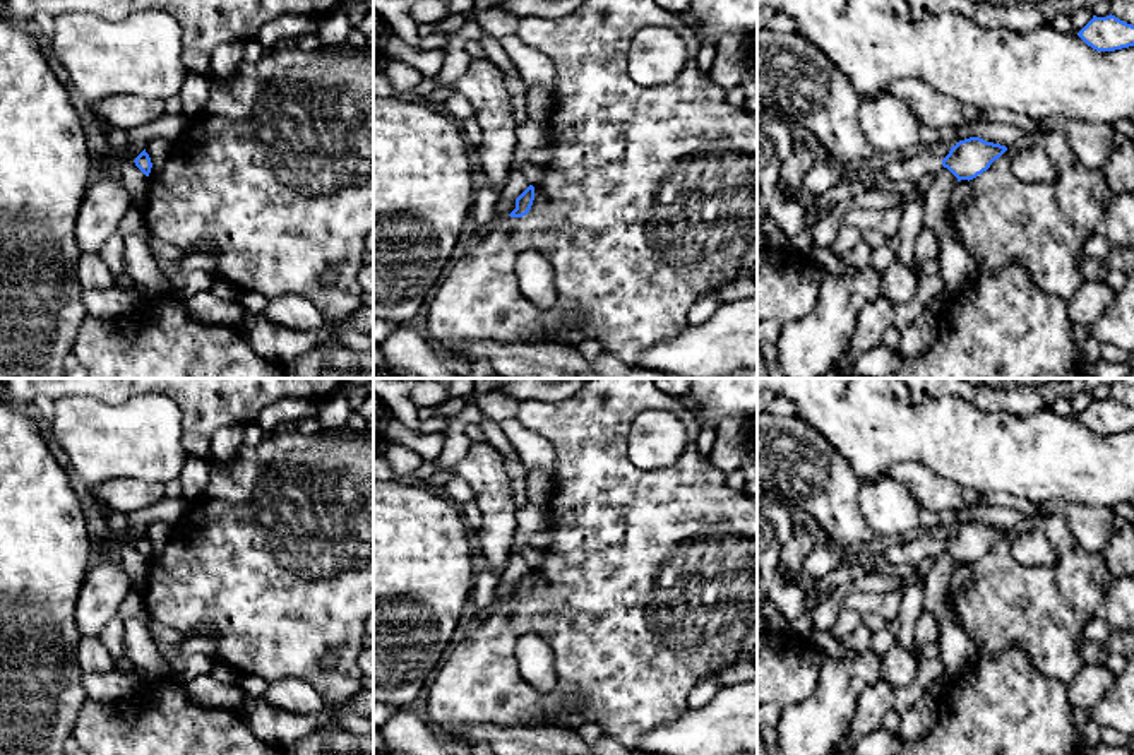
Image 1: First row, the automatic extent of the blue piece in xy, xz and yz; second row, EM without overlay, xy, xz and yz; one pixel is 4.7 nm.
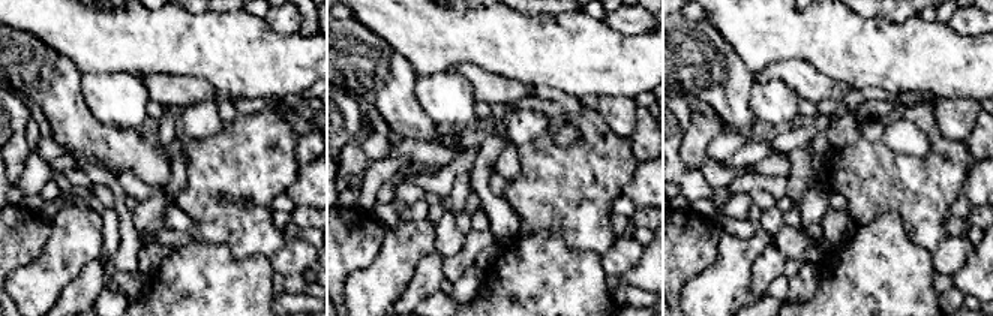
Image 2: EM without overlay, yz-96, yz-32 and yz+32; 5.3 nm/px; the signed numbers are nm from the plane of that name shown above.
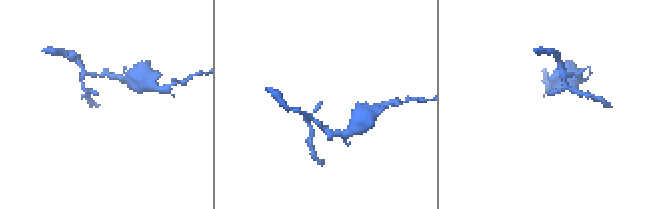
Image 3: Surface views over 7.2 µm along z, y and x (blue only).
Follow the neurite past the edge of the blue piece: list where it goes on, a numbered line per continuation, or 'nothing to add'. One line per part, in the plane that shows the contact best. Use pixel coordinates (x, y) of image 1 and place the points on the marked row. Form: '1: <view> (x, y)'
nothing to add

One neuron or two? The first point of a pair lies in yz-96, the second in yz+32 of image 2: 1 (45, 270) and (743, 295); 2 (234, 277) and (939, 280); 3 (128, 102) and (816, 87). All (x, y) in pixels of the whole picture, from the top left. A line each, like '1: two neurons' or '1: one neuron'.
1: one neuron
2: two neurons
3: two neurons

